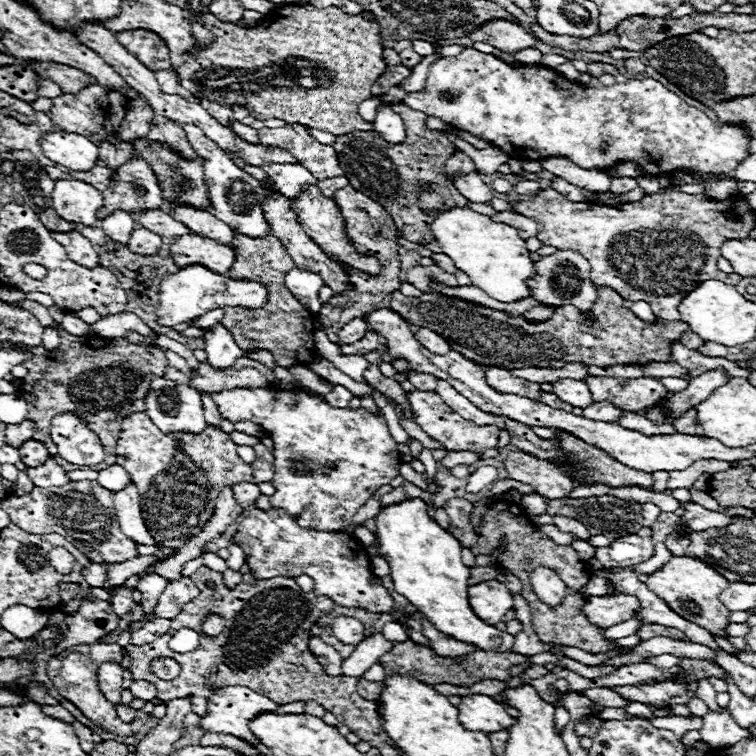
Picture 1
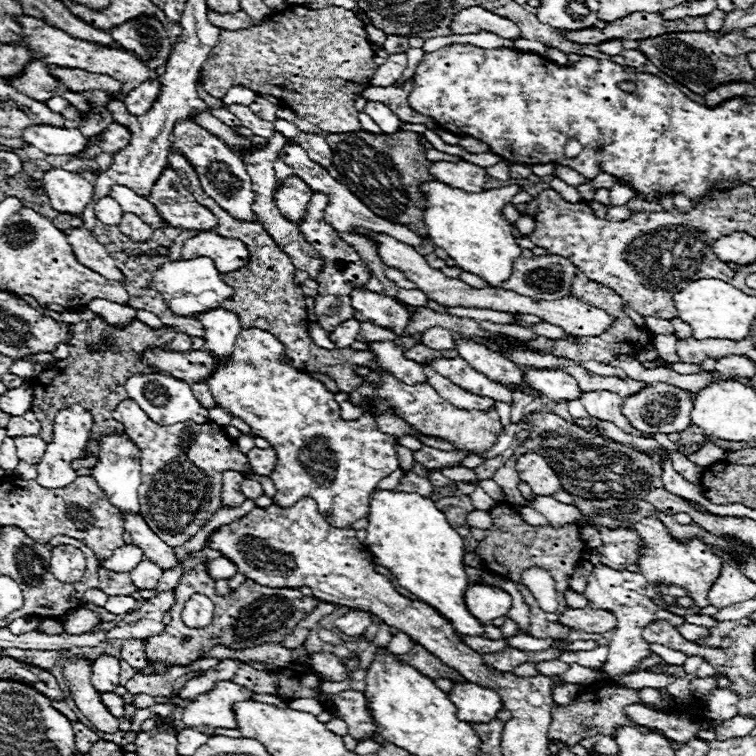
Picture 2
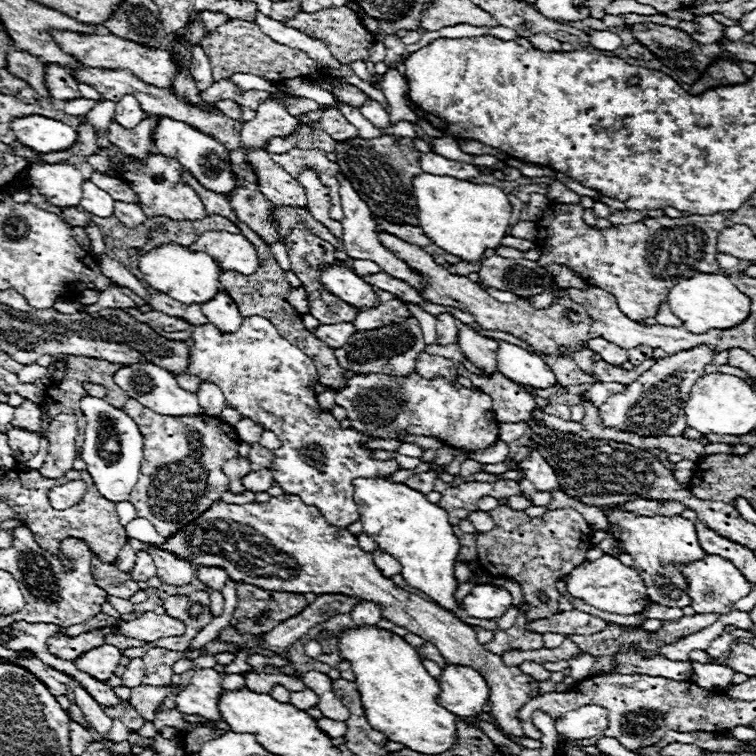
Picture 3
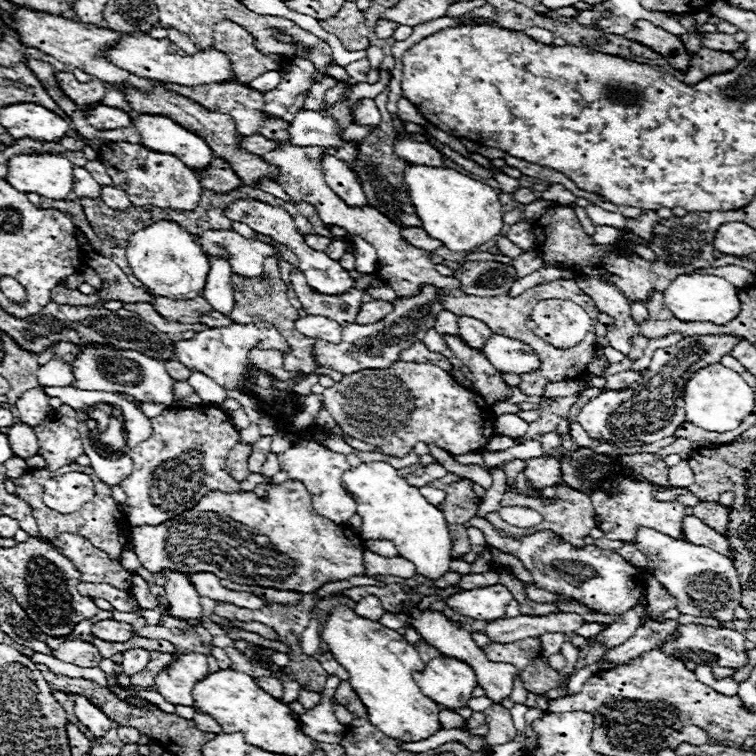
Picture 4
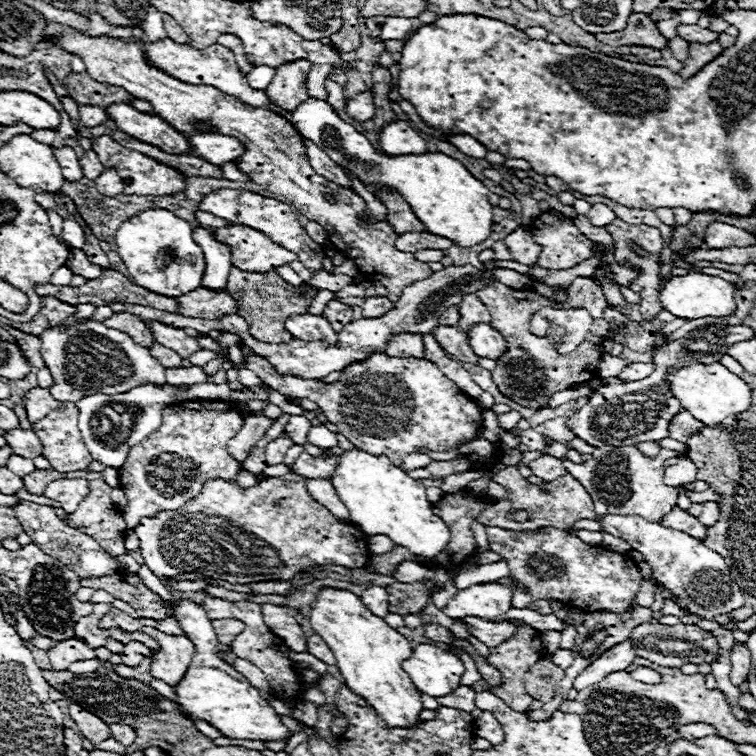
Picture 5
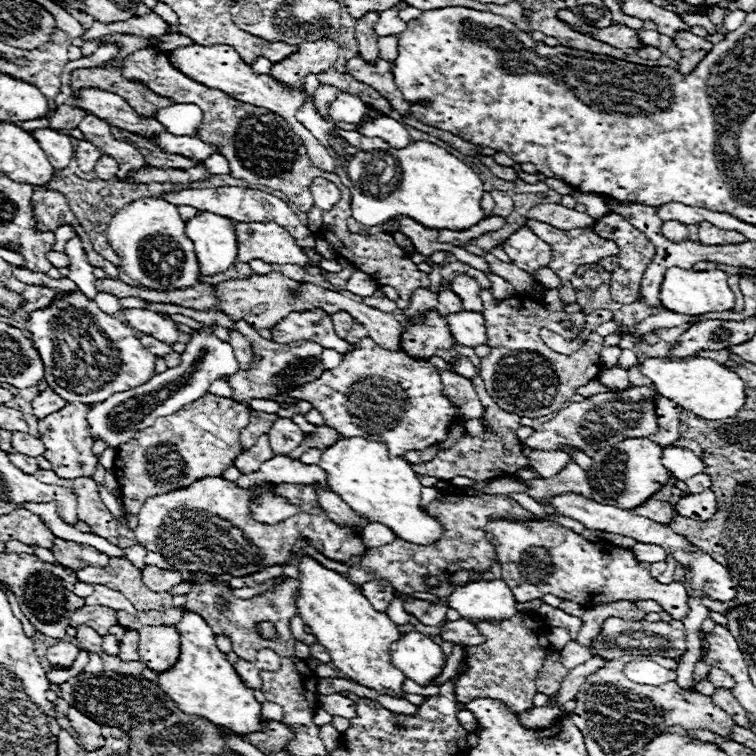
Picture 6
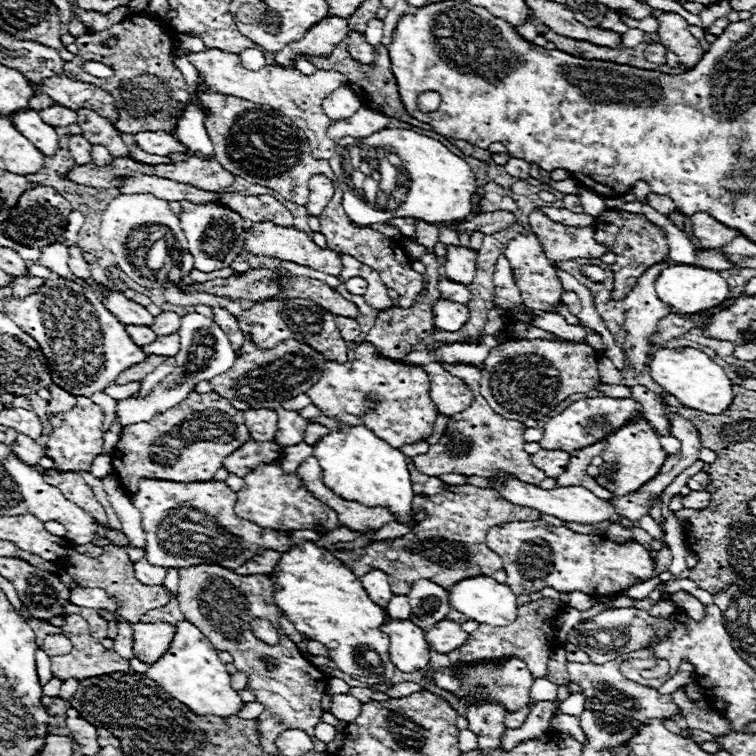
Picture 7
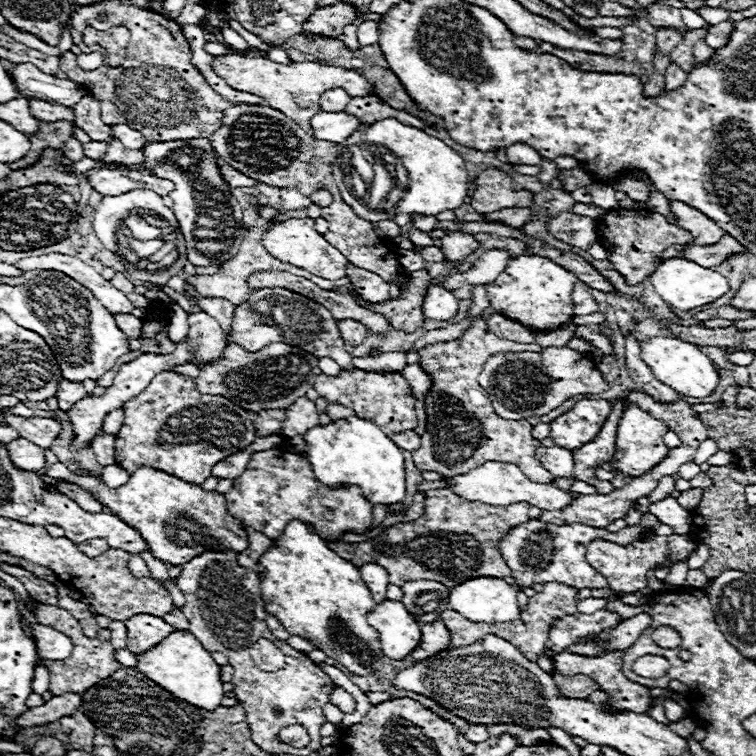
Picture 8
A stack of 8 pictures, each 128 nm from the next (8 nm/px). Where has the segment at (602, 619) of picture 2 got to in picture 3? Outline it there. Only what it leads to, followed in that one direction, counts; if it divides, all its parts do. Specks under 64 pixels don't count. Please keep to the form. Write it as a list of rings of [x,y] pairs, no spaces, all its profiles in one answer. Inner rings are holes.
[[[570,610],[570,612],[560,612],[554,614],[552,618],[546,620],[536,620],[536,622],[526,622],[526,628],[532,632],[556,632],[556,634],[580,634],[580,636],[588,636],[588,634],[596,634],[606,630],[610,624],[604,622],[602,618],[596,618],[592,614],[580,612],[580,610]]]

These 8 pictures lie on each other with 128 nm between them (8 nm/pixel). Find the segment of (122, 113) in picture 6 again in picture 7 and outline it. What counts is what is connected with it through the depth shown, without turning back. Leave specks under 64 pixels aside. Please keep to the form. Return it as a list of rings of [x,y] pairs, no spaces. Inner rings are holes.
[[[54,76],[48,78],[40,90],[44,90],[50,98],[54,98],[58,104],[66,108],[96,108],[96,112],[100,112],[100,116],[108,118],[110,122],[118,120],[112,96],[94,84],[76,82],[68,76]]]

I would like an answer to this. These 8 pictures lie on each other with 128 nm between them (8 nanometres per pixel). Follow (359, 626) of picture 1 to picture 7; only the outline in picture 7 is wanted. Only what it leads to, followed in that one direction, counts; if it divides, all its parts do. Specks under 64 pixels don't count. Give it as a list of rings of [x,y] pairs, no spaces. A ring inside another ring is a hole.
[[[372,570],[368,572],[366,576],[360,578],[364,590],[368,592],[370,600],[380,604],[382,608],[388,606],[388,600],[392,598],[392,590],[390,590],[390,582],[388,582],[388,576],[382,572],[382,570]]]

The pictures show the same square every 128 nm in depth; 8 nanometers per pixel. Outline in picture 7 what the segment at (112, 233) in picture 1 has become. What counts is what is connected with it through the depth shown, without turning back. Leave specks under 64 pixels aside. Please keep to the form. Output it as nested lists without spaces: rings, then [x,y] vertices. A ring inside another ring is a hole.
[[[22,110],[10,116],[10,120],[16,124],[16,130],[24,136],[28,136],[28,140],[32,140],[32,144],[36,144],[36,148],[40,148],[42,154],[46,156],[54,156],[60,148],[58,144],[58,134],[52,126],[48,126],[46,122],[42,122],[42,118],[38,116],[36,110]]]

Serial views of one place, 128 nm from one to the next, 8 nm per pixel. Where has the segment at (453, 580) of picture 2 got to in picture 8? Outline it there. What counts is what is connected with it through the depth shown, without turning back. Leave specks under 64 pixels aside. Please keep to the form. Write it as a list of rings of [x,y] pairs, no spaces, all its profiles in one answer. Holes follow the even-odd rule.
[[[358,416],[310,428],[304,434],[306,456],[316,478],[330,488],[358,486],[370,504],[394,504],[406,496],[402,450],[380,432],[380,428]]]

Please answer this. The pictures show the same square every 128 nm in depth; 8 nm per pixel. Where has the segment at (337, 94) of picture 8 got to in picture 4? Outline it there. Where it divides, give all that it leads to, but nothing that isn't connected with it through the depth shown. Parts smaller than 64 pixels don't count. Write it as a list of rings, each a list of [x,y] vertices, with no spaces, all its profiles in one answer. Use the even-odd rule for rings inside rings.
[[[364,98],[354,106],[354,116],[356,116],[356,124],[368,124],[368,126],[376,126],[382,120],[382,114],[376,106],[376,102],[372,98]]]

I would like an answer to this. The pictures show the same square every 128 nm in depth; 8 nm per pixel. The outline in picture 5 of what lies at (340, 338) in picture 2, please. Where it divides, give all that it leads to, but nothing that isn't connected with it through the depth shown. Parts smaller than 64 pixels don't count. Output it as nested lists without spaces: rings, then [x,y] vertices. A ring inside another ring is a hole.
[[[294,314],[286,320],[286,328],[294,338],[300,340],[328,340],[332,344],[338,340],[338,334],[330,330],[330,322],[314,314]]]

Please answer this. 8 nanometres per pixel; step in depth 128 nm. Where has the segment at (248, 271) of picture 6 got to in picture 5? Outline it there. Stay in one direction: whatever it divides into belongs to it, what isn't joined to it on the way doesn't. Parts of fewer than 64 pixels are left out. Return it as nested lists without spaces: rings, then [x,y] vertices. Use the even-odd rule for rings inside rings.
[[[232,268],[230,278],[228,278],[228,290],[232,292],[232,296],[236,296],[240,316],[244,316],[244,320],[248,320],[250,336],[260,340],[260,342],[266,342],[266,344],[282,344],[282,342],[288,344],[288,342],[292,342],[294,336],[284,328],[284,320],[292,314],[306,312],[306,308],[310,306],[316,292],[310,290],[308,296],[300,296],[300,288],[298,290],[292,288],[276,272],[262,274],[262,278],[246,278],[246,276],[248,276],[246,272]]]

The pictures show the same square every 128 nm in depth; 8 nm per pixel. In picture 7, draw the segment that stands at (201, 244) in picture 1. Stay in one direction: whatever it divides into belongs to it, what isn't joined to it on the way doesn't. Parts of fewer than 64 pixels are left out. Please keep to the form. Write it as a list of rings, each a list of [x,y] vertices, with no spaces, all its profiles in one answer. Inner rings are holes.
[[[270,220],[266,222],[256,222],[246,240],[244,240],[244,250],[250,252],[250,254],[262,254],[266,258],[278,258],[278,260],[286,260],[286,262],[296,262],[296,264],[302,264],[302,266],[310,266],[314,270],[320,270],[324,274],[332,274],[332,276],[338,276],[342,272],[342,262],[340,262],[340,254],[334,252],[334,250],[322,250],[318,248],[306,234],[302,234],[300,230],[296,228],[284,228],[284,226],[278,226]]]

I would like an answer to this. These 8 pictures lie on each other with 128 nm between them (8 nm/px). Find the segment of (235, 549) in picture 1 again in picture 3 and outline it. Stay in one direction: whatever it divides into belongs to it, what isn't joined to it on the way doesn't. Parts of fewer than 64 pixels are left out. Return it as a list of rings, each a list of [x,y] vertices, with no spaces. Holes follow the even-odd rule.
[[[200,566],[198,568],[198,578],[208,588],[222,590],[224,584],[226,584],[226,580],[228,580],[228,574],[226,574],[224,568],[218,568],[218,566]]]

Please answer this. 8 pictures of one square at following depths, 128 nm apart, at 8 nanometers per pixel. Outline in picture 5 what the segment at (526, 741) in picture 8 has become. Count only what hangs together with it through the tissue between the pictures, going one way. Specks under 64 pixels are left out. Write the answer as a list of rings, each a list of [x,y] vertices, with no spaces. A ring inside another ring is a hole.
[[[634,606],[631,611],[625,612],[624,616],[621,614],[612,614],[612,612],[610,612],[610,614],[608,614],[608,612],[592,612],[592,614],[588,612],[588,614],[584,616],[584,624],[578,628],[578,636],[576,636],[576,644],[574,644],[574,664],[564,670],[566,674],[564,674],[564,678],[560,680],[560,686],[558,686],[558,690],[554,692],[552,702],[544,704],[540,710],[528,712],[526,716],[528,716],[530,720],[546,720],[548,716],[552,716],[552,714],[558,710],[558,704],[566,700],[566,694],[568,694],[568,690],[572,688],[574,678],[576,678],[580,672],[584,672],[584,668],[588,668],[588,664],[590,664],[592,660],[600,658],[600,654],[606,652],[608,648],[612,648],[612,644],[618,644],[620,640],[626,640],[626,638],[632,634],[632,630],[634,630],[636,626],[650,622],[652,618],[653,611],[650,608],[642,608],[640,606]],[[621,618],[624,618],[624,620],[620,620]],[[560,688],[562,688],[562,690],[560,690]],[[558,696],[562,696],[562,698],[558,698]]]

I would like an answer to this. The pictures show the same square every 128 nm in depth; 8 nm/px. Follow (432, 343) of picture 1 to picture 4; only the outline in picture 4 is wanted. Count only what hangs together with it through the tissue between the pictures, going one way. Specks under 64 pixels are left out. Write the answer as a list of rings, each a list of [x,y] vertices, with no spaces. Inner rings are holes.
[[[442,310],[438,316],[436,316],[436,332],[440,336],[446,336],[446,334],[452,334],[452,336],[458,336],[458,316],[452,314],[450,310]]]

